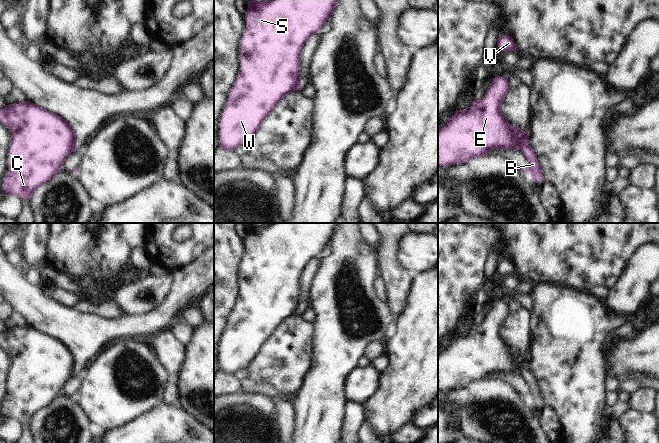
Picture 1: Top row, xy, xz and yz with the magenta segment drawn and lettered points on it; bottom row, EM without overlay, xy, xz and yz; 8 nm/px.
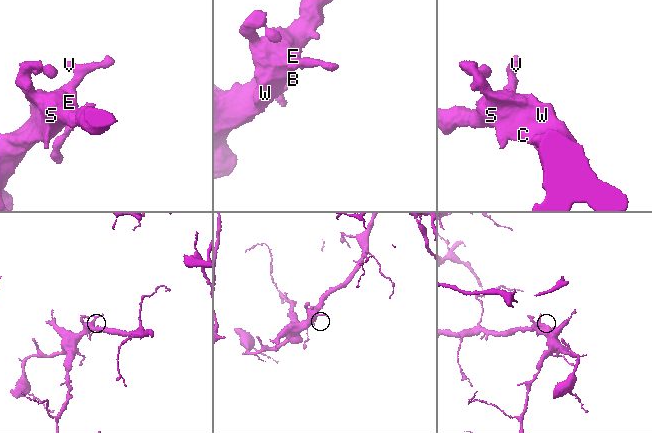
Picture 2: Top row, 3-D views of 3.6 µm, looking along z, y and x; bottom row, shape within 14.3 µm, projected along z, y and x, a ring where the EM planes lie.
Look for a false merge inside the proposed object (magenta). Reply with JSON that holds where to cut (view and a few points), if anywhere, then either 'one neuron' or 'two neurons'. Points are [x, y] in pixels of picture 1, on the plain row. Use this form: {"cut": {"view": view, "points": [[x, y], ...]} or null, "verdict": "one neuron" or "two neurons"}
{"cut": {"view": "yz", "points": [[527, 365], [521, 368], [520, 373]]}, "verdict": "two neurons"}

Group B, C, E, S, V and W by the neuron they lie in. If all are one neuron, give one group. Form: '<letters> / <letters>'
B / C E S V W

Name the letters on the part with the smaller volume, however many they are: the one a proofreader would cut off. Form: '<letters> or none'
B

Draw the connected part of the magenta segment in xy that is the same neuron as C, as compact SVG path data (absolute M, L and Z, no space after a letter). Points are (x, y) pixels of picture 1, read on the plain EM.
M30 325L9 328L0 333L0 345L12 355L9 374L9 392L3 407L7 419L30 423L42 409L48 407L61 394L71 378L76 358L70 347Z

